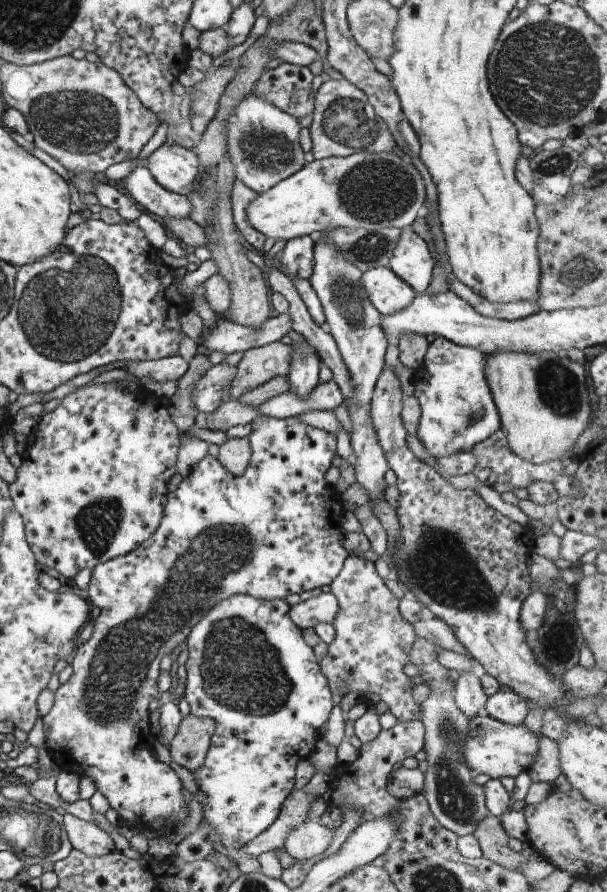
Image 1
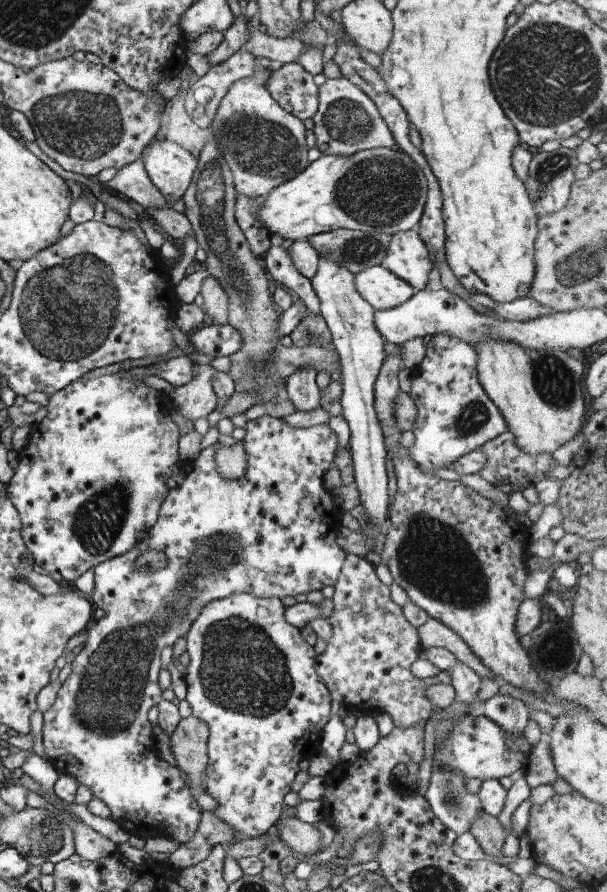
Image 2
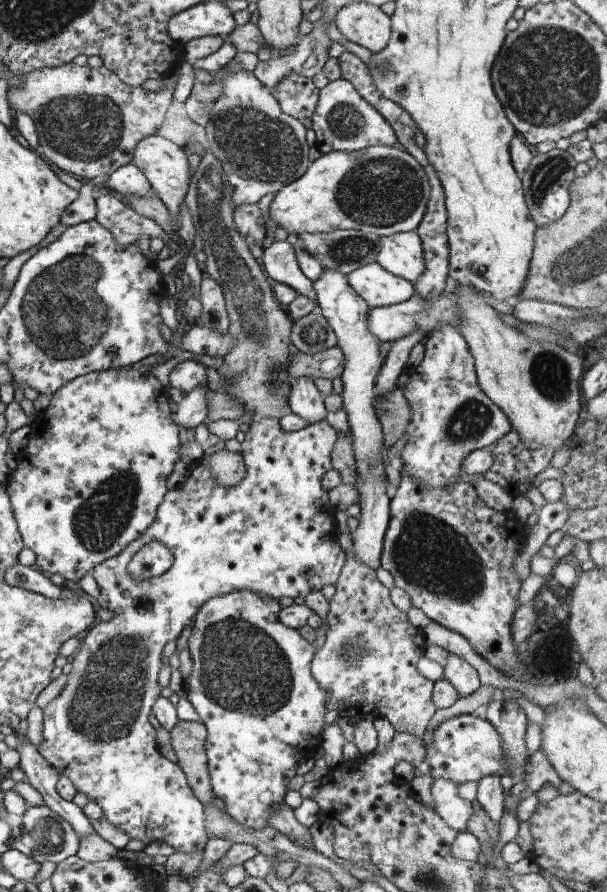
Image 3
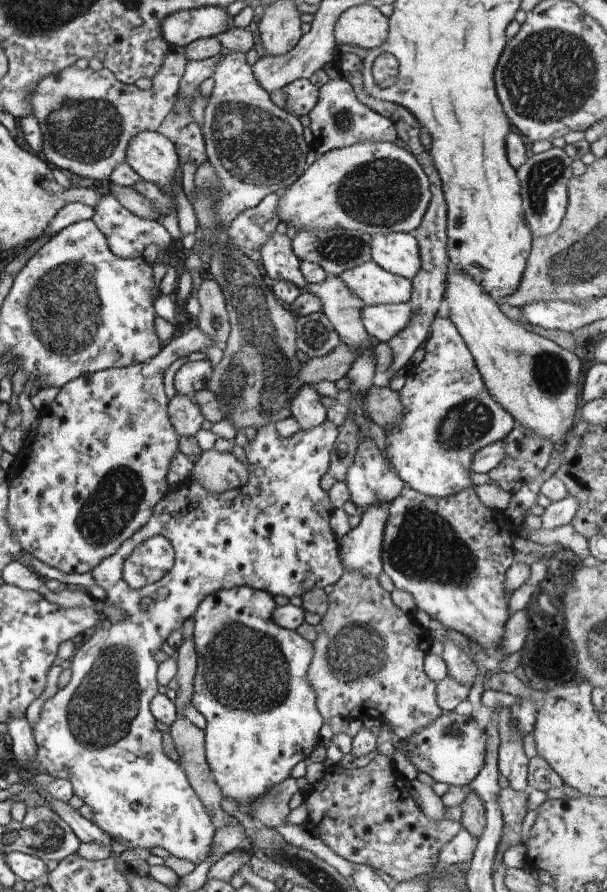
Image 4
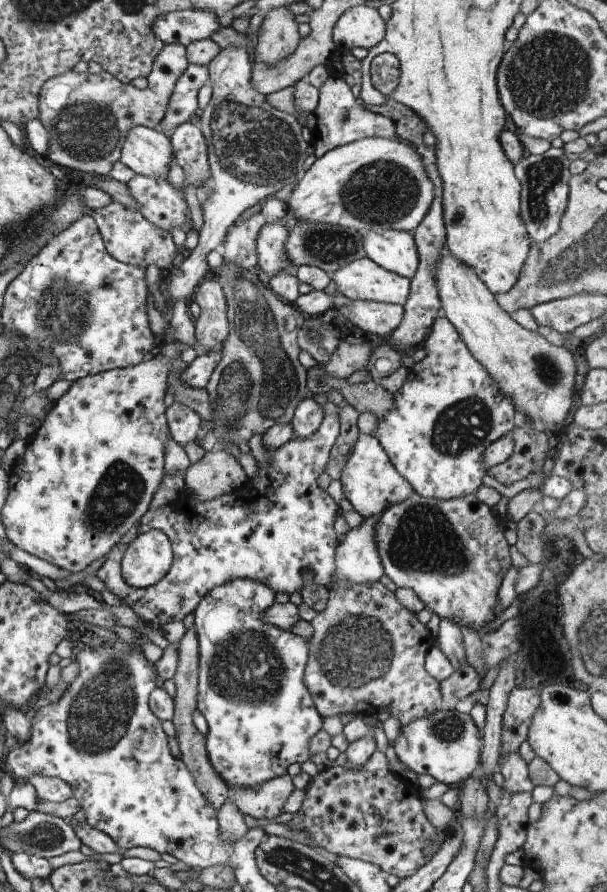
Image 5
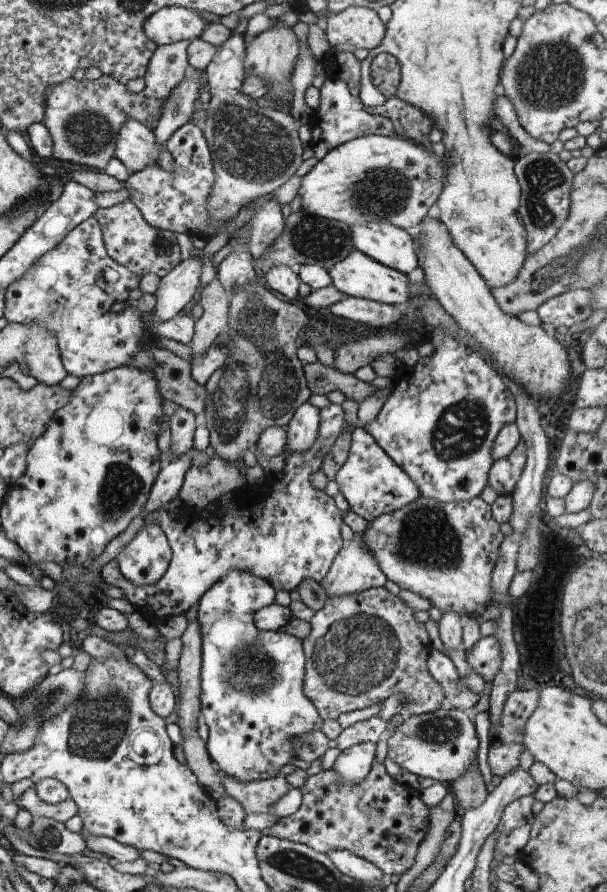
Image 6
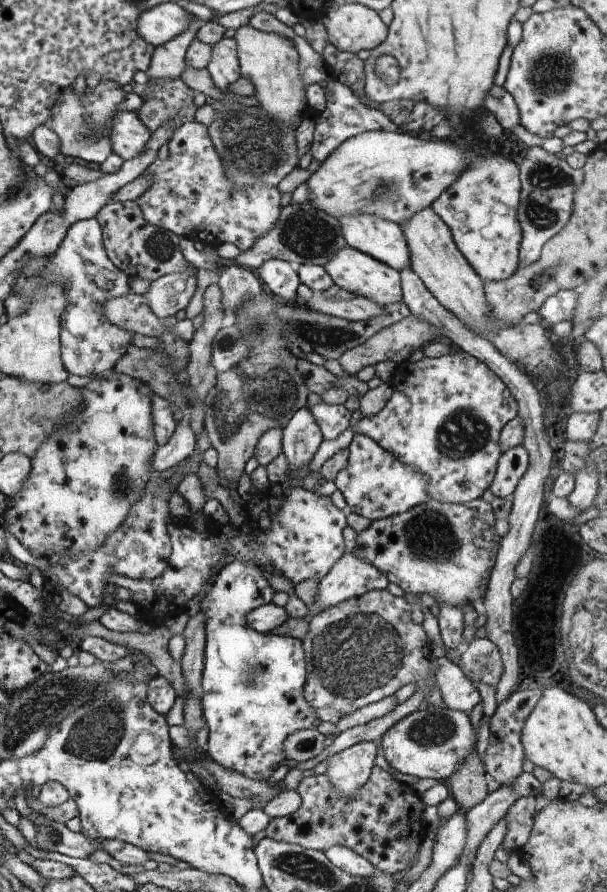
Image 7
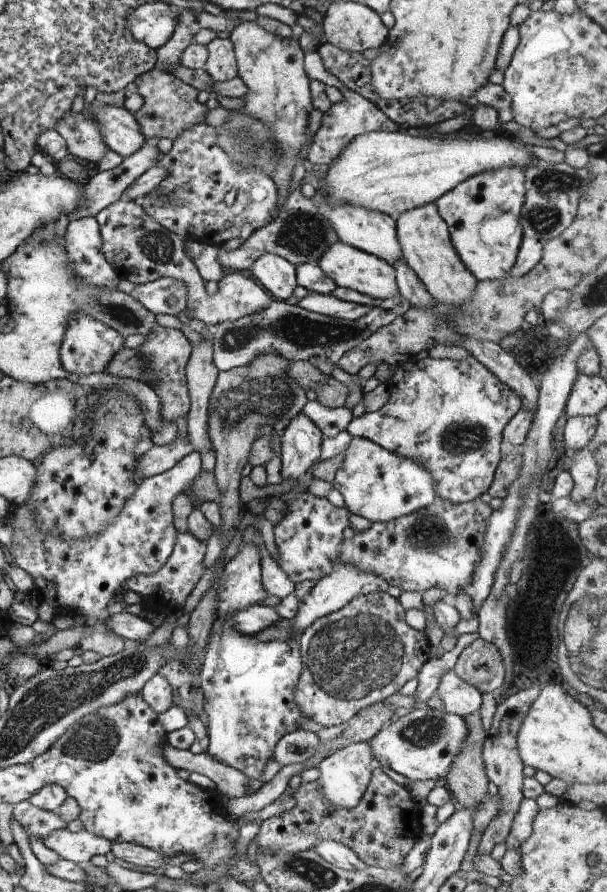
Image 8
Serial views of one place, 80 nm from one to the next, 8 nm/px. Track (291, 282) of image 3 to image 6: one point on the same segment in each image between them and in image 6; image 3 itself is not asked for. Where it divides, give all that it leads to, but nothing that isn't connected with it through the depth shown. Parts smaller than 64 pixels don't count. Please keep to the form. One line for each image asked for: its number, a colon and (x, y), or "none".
4: (280, 263)
5: (273, 258)
6: (267, 225)

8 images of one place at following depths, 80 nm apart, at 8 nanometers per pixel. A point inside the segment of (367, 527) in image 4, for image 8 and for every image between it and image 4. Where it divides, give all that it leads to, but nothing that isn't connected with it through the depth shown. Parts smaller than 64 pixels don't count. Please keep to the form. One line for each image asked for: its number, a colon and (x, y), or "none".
5: (357, 560)
6: (354, 569)
7: (351, 576)
8: (346, 581)

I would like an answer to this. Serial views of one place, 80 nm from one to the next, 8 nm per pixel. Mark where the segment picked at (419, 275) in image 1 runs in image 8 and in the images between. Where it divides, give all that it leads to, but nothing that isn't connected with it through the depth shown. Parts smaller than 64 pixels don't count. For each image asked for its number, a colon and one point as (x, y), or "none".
2: (407, 256)
3: (402, 254)
4: (398, 253)
5: (396, 251)
6: (393, 247)
7: (384, 240)
8: (370, 231)

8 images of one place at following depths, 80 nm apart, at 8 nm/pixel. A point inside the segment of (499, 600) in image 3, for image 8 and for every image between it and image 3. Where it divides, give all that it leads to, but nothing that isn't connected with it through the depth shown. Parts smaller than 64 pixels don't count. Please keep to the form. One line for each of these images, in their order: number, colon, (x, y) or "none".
4: (452, 554)
5: (453, 553)
6: (446, 552)
7: (446, 549)
8: (439, 546)

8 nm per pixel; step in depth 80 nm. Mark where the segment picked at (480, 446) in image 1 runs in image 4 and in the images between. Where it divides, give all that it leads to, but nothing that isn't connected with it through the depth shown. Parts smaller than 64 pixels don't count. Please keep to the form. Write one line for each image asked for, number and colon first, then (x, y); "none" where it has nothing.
2: (510, 470)
3: (515, 467)
4: (526, 455)

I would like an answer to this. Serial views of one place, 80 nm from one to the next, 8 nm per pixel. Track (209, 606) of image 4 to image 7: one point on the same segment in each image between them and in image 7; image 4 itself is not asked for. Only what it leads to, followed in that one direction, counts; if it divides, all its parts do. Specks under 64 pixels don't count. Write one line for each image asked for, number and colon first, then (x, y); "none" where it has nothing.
5: (251, 690)
6: (252, 698)
7: (251, 693)

